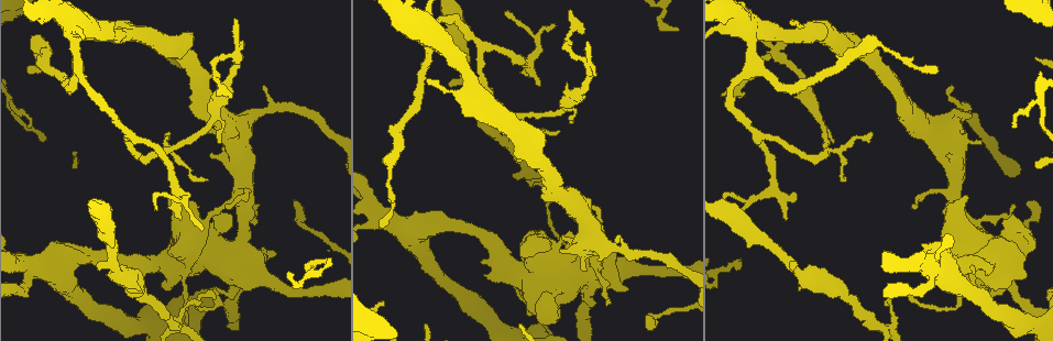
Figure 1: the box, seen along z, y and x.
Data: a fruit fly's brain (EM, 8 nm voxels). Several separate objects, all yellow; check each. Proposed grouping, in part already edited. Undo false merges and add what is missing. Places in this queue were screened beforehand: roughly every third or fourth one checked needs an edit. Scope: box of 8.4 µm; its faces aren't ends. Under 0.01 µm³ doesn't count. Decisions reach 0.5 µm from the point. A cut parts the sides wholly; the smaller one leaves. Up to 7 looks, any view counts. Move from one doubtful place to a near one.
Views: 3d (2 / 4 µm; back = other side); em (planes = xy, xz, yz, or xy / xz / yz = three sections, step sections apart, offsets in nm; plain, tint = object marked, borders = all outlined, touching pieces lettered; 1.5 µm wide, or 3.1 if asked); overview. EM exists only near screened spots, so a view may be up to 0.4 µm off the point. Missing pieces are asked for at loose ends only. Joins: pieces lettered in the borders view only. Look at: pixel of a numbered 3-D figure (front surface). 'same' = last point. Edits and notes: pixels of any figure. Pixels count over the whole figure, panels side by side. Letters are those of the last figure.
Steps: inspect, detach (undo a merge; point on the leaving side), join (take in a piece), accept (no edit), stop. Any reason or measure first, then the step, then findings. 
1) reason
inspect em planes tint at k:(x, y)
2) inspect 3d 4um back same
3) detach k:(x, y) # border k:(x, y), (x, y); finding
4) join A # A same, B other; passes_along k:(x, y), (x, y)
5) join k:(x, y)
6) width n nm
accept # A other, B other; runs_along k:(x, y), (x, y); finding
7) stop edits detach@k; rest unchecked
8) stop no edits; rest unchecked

thin end
inspect 3d 4um at 1:(557, 132)

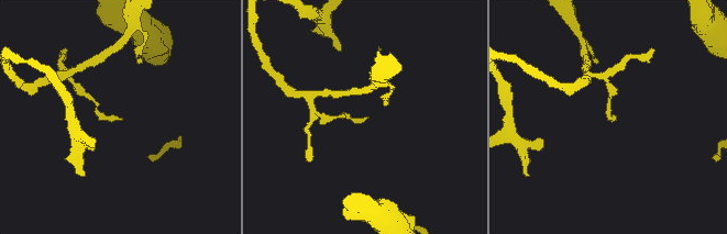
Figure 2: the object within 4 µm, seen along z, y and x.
shape alone is not enough
inspect em planes borders at 2:(120, 119)

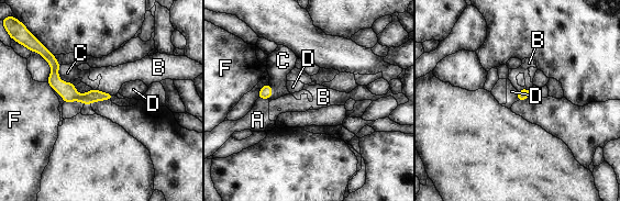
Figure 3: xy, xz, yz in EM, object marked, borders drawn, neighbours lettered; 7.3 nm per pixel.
accept # A other, B other, C other, D other, F other; runs_along 3:(52, 63), (70, 95), (109, 97); no lettered piece goes on from it

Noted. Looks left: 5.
thin end
inspect em planes borders at 1:(226, 205)

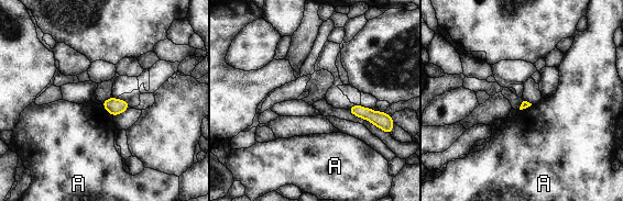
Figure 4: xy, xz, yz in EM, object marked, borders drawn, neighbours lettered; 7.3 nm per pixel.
accept # A other; border 4:(101, 103), (111, 115); no lettered piece goes on from it

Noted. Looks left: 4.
calibre changes
inspect 3d 4um at 1:(232, 291)

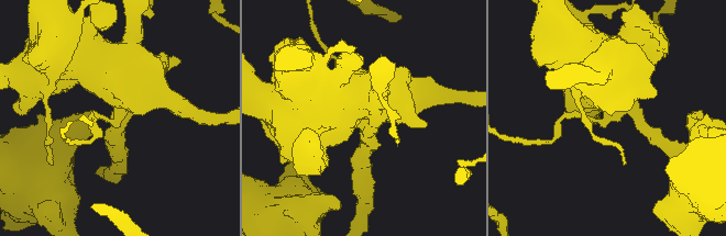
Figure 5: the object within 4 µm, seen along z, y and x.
now the EM
inspect em planes borders at 5:(367, 120)

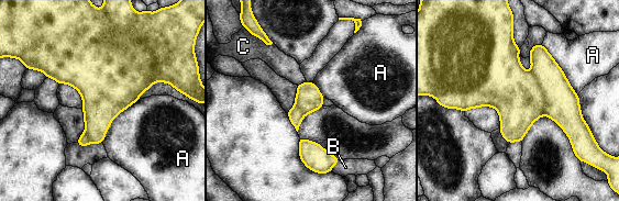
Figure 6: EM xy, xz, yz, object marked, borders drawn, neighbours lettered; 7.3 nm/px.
detach 6:(562, 103) # A other, B other, C other; part_leaving 6:(539, 46), (574, 125), (574, 144); a second cell is stuck on

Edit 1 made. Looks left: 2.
stop edits detach@6; rest unchecked

